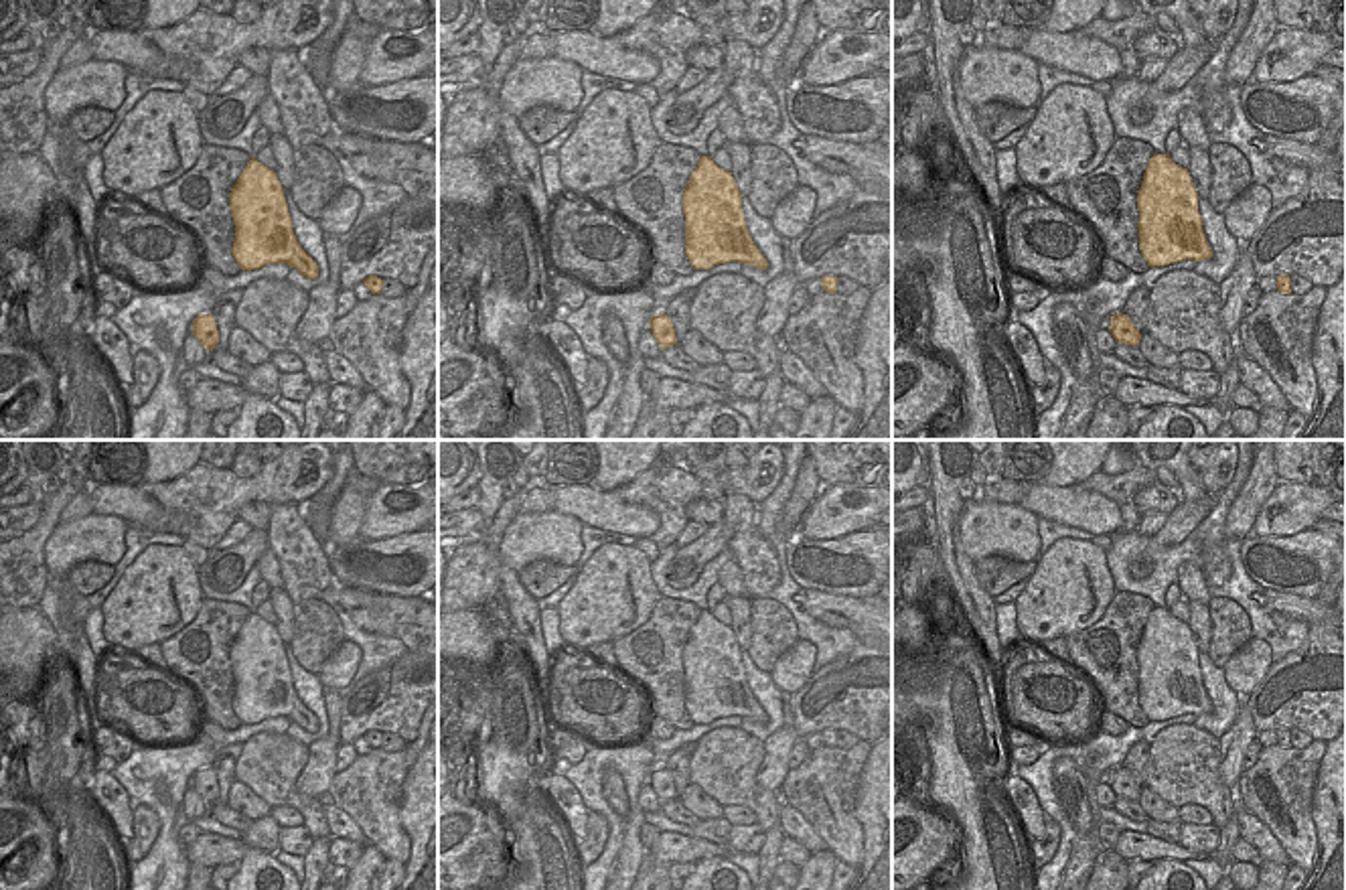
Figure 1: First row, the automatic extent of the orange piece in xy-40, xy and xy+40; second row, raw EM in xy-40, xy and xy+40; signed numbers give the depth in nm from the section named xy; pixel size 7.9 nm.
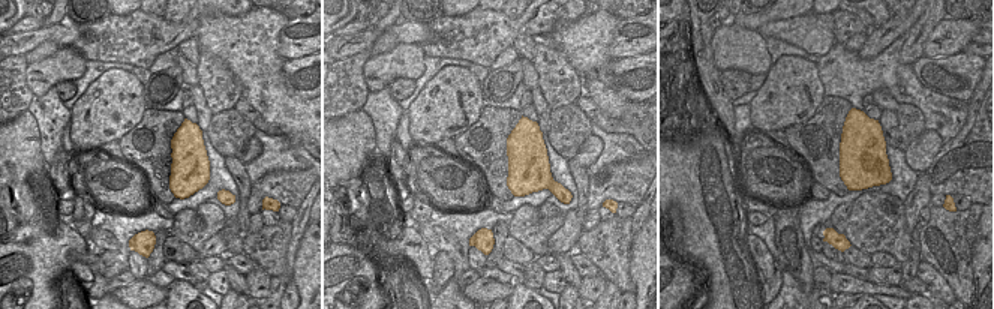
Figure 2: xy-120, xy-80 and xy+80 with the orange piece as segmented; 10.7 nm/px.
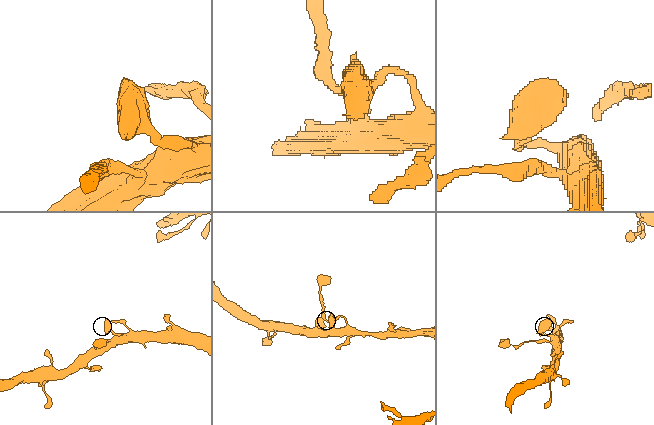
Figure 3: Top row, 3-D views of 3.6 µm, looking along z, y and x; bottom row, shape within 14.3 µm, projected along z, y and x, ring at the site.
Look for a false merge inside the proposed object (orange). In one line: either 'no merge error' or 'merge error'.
merge error

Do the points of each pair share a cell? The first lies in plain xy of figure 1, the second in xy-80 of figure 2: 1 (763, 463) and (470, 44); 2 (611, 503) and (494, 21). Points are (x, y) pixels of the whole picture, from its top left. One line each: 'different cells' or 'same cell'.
1: same cell
2: different cells

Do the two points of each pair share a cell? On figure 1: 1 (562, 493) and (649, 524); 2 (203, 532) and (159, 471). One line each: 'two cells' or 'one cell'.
1: one cell
2: two cells

